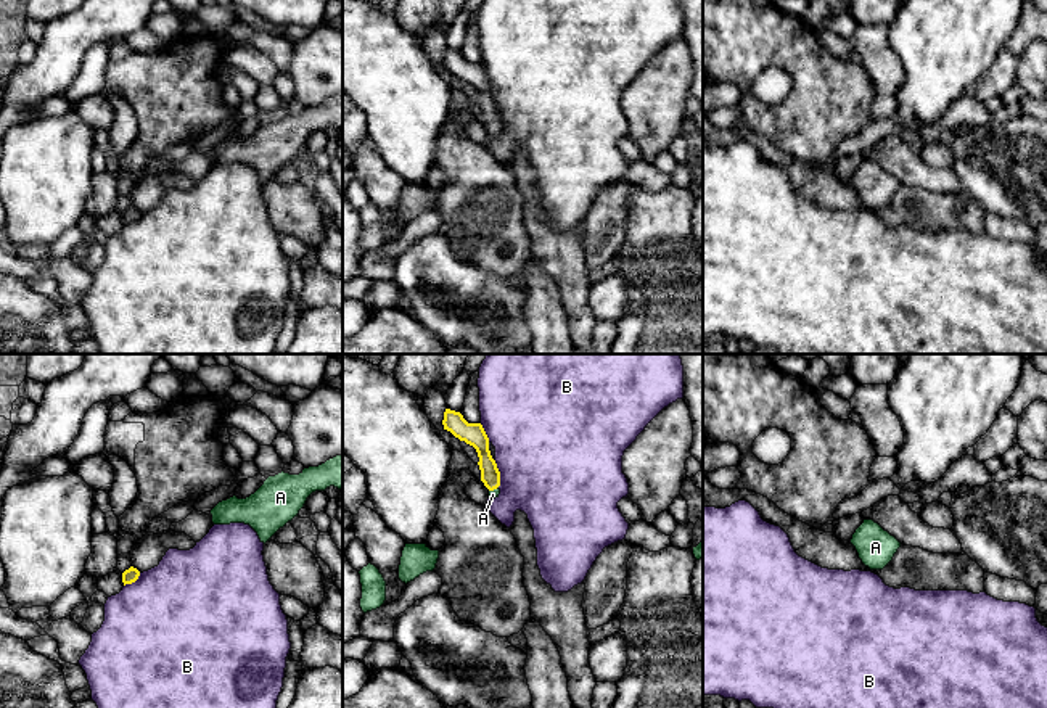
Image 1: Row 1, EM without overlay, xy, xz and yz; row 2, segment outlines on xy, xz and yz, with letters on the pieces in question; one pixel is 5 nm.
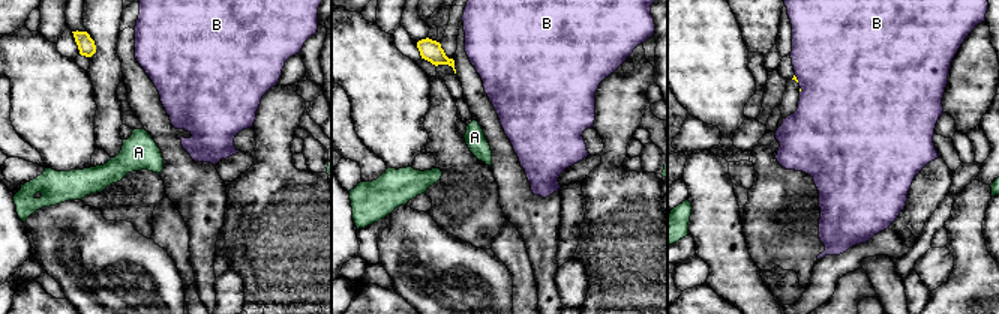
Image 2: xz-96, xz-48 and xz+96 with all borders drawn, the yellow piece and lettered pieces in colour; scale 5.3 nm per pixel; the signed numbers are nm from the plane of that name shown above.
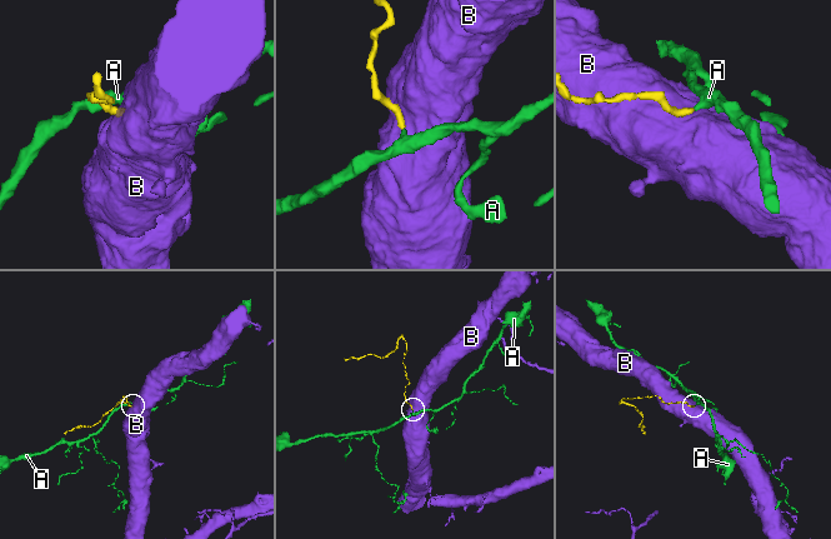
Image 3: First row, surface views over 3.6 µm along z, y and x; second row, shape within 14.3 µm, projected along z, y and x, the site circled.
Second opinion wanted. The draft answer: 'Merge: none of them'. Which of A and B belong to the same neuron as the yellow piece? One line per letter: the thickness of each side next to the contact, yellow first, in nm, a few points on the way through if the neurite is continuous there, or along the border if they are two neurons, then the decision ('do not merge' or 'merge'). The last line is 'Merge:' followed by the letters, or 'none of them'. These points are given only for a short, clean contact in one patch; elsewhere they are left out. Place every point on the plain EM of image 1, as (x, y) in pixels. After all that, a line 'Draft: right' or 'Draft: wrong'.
A: calibres 100 and 50 nm; way xz (489, 113), (492, 129), (492, 134); merge
B: calibres 110 and 500 nm; border xz (494, 100), (499, 110), (499, 126); do not merge
Merge: A
Draft: wrong

